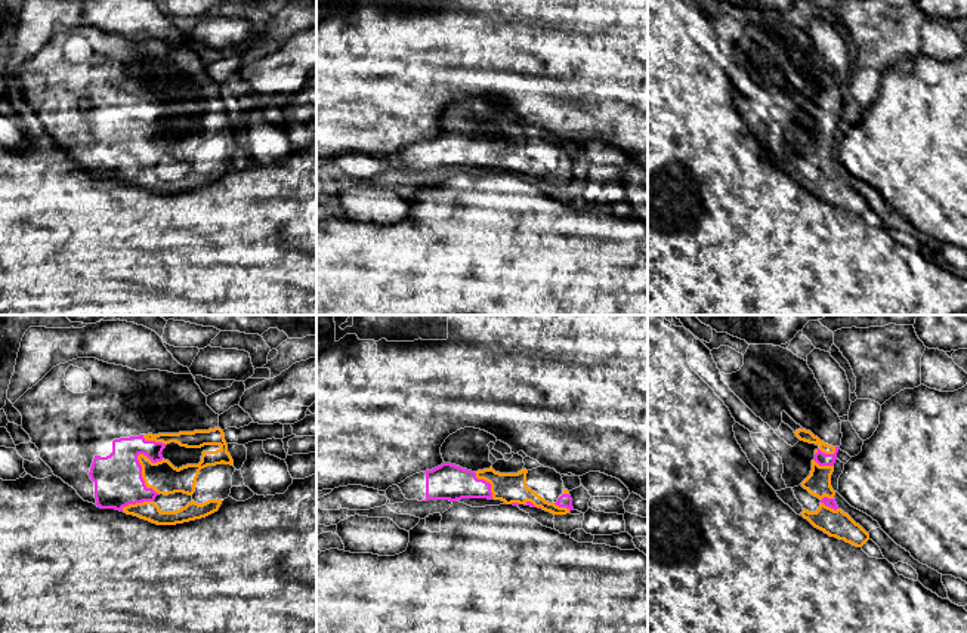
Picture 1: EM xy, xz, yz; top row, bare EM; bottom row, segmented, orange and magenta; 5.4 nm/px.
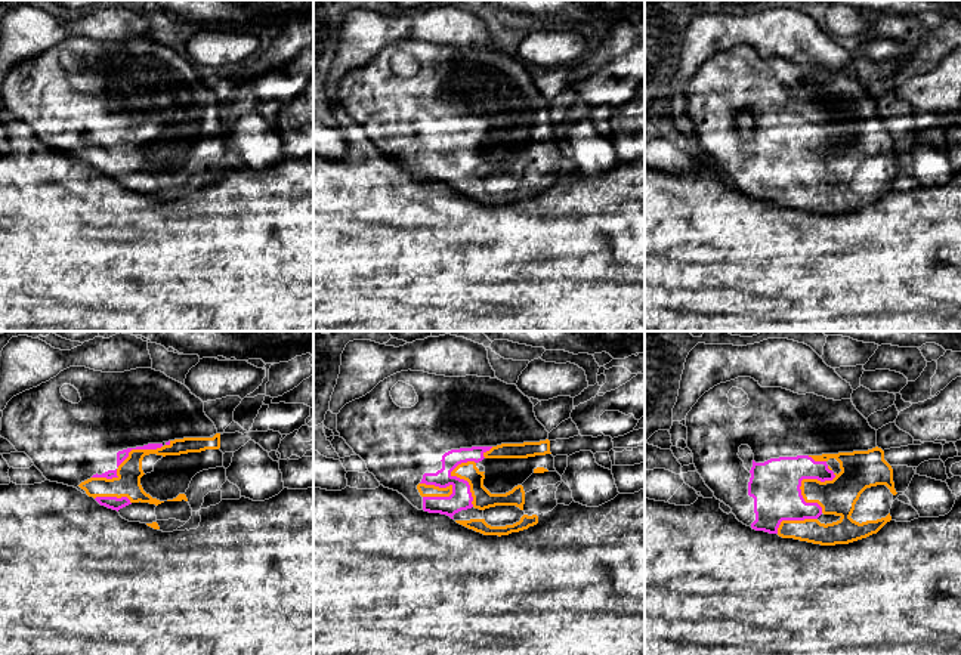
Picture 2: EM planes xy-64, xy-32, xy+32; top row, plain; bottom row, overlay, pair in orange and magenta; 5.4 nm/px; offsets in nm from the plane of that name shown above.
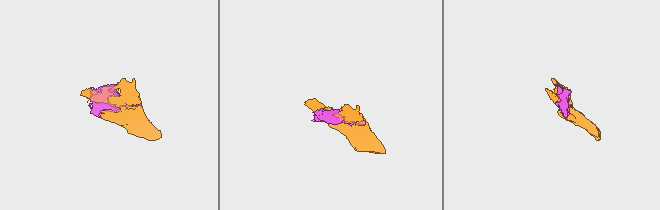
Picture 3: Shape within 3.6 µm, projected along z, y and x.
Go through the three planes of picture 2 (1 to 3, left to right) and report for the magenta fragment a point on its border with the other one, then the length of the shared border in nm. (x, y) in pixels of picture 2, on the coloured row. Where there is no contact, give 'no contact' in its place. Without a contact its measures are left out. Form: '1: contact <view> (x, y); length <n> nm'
1: contact xy-64 (138, 450); length 280 nm
2: contact xy-32 (463, 478); length 260 nm
3: contact xy+32 (809, 479); length 240 nm

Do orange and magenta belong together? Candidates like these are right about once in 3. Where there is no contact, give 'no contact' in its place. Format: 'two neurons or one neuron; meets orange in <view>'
one neuron; meets orange in xy

